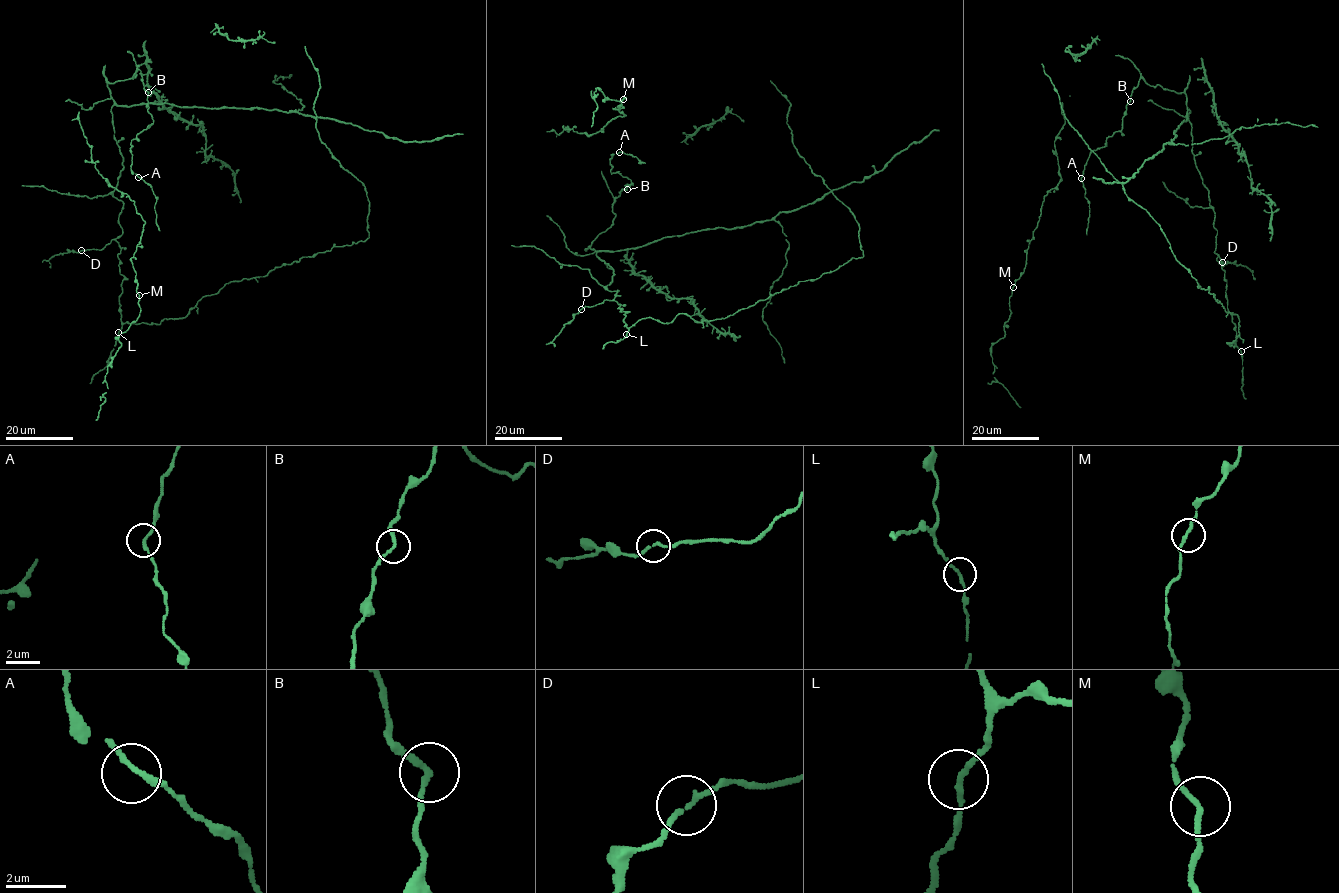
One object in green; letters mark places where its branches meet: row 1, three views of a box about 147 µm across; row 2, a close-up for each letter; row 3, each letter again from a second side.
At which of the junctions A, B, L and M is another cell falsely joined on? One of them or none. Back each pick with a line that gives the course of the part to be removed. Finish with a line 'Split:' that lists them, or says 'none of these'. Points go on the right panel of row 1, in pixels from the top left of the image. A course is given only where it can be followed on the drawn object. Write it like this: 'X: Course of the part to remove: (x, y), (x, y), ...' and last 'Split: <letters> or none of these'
Split: none of these

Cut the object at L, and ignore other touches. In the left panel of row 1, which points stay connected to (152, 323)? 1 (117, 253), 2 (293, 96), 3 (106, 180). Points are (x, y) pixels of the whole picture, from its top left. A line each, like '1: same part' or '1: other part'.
1: same part
2: other part
3: other part

